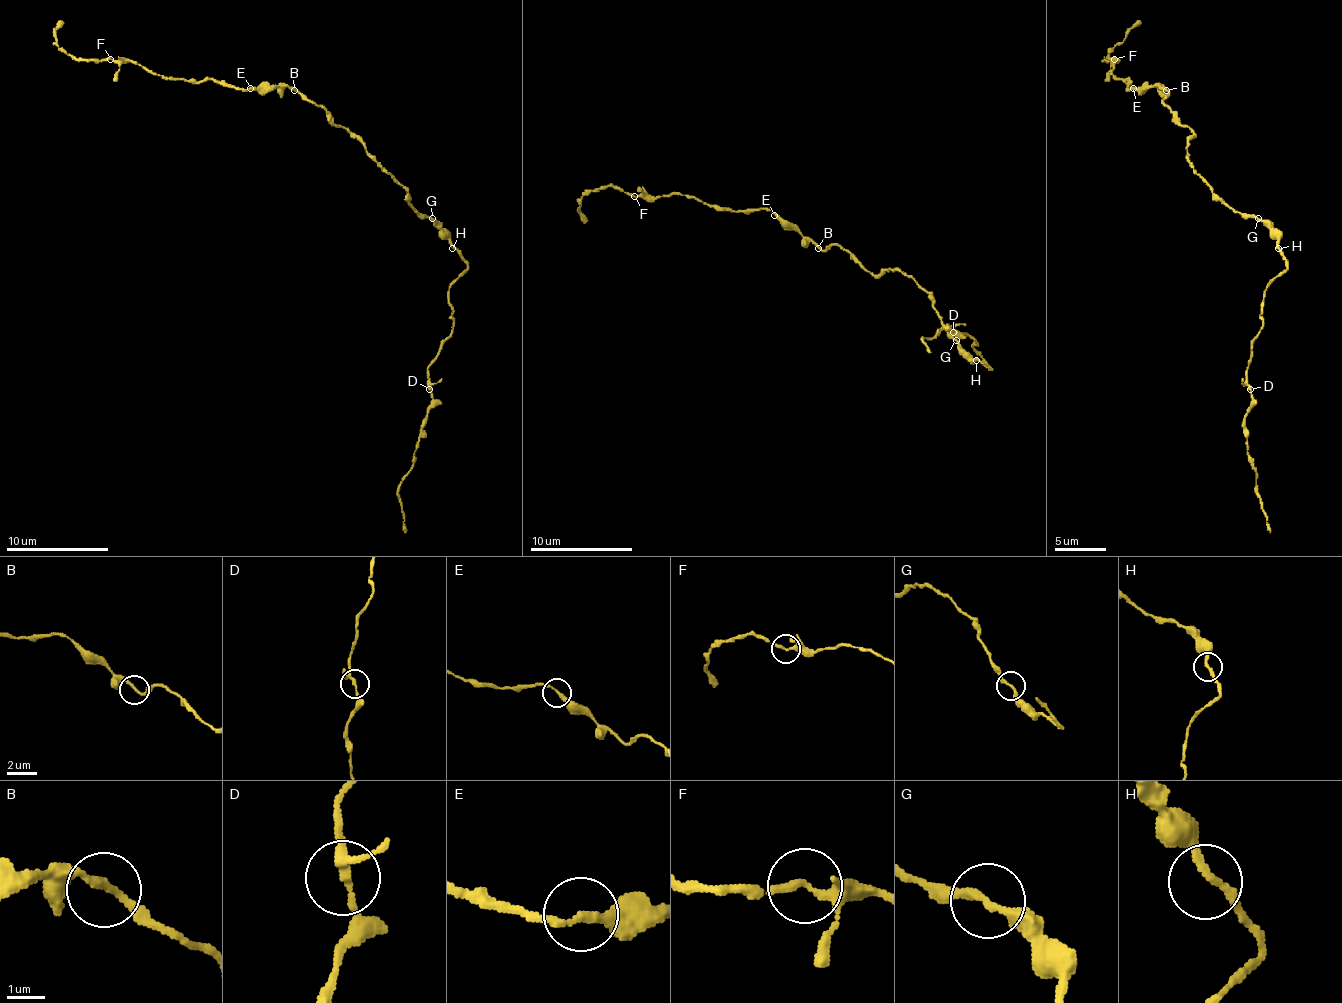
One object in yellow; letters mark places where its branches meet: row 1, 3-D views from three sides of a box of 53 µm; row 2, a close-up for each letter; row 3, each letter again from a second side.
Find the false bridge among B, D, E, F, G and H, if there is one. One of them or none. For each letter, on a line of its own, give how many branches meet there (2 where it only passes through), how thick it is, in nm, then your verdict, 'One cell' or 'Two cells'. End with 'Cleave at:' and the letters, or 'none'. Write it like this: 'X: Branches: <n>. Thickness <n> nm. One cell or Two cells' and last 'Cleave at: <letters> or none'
B: Branches: 2. Thickness 190 nm. One cell
D: Branches: 3. Thickness 200 nm. One cell
E: Branches: 2. Thickness 220 nm. One cell
F: Branches: 3. Thickness 190 nm. One cell
G: Branches: 2. Thickness 220 nm. One cell
H: Branches: 2. Thickness 200 nm. One cell
Cleave at: none

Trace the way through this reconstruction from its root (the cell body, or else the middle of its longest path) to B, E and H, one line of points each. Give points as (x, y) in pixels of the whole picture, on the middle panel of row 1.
B: (917, 284), (897, 268), (887, 268), (879, 276), (874, 276), (838, 245), (828, 245), (823, 250), (818, 248)
E: (917, 284), (897, 268), (874, 276), (838, 245), (820, 250), (774, 215)
H: (917, 284), (933, 296), (933, 309), (940, 317), (945, 332), (976, 360)

